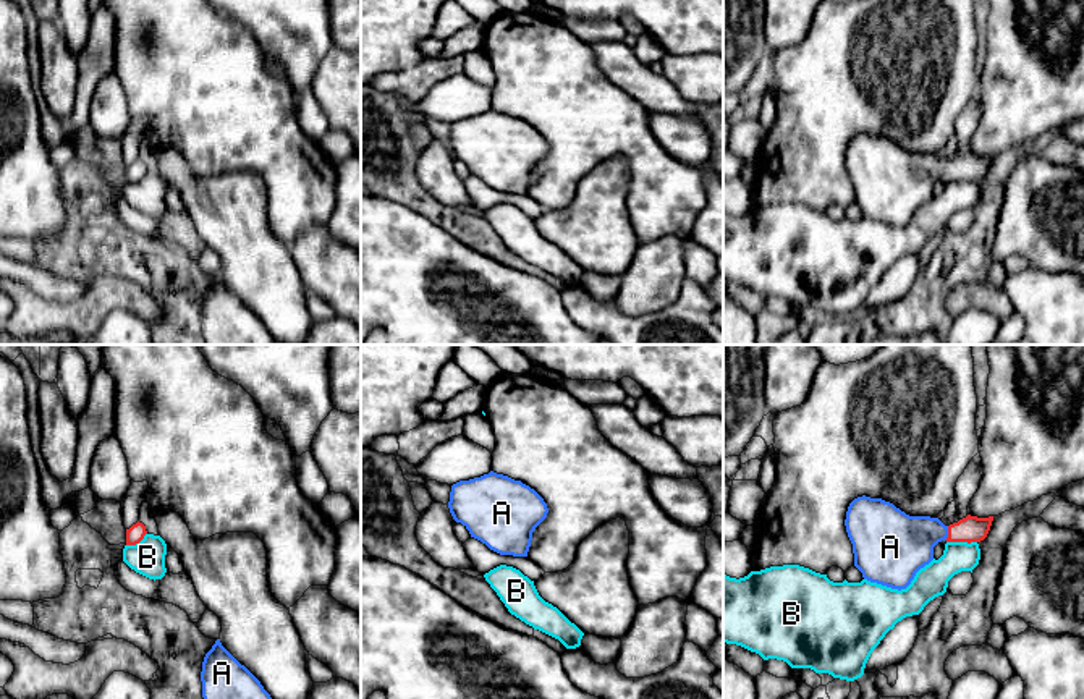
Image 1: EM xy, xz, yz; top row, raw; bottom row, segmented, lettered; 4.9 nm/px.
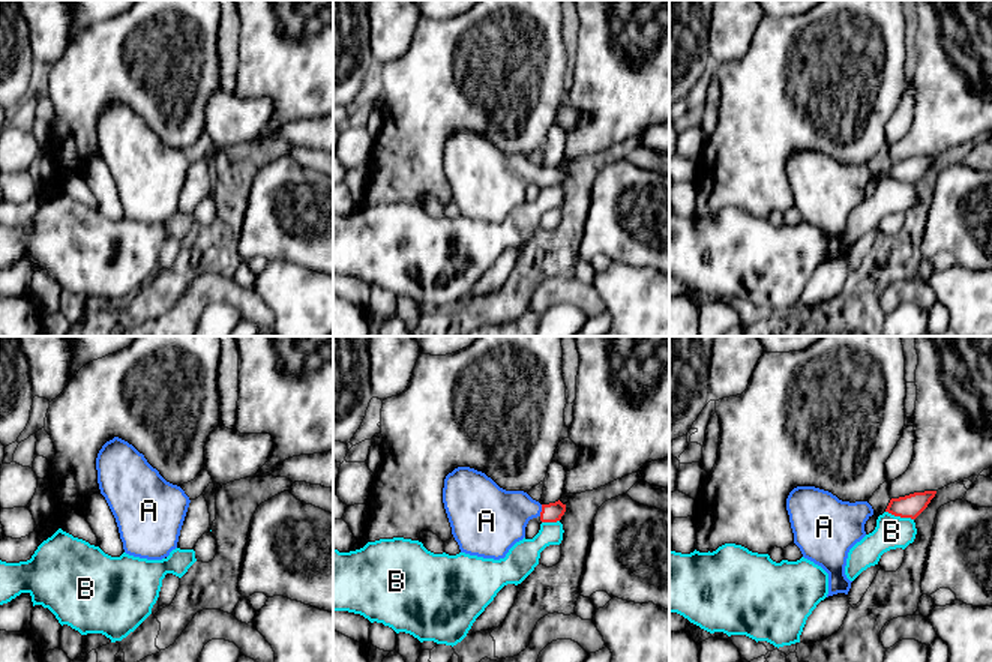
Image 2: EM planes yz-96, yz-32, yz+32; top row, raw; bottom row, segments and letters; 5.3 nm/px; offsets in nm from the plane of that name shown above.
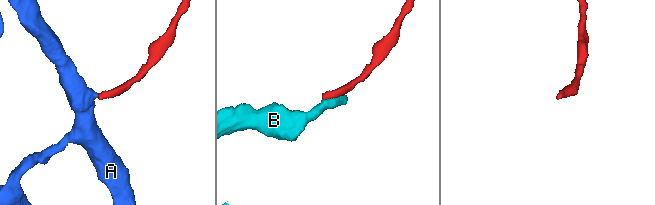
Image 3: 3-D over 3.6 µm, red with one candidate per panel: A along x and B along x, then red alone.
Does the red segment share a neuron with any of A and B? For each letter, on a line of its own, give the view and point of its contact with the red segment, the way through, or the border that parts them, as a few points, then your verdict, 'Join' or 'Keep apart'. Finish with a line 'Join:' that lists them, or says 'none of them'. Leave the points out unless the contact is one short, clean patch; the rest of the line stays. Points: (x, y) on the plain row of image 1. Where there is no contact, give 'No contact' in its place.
A: Touches red at yz (948, 170). Path across: yz (968, 167), (948, 170), (923, 170), (900, 183). Join
B: Touches red at yz (961, 178). Boundary: yz (947, 178), (976, 180). Keep apart
Join: A

